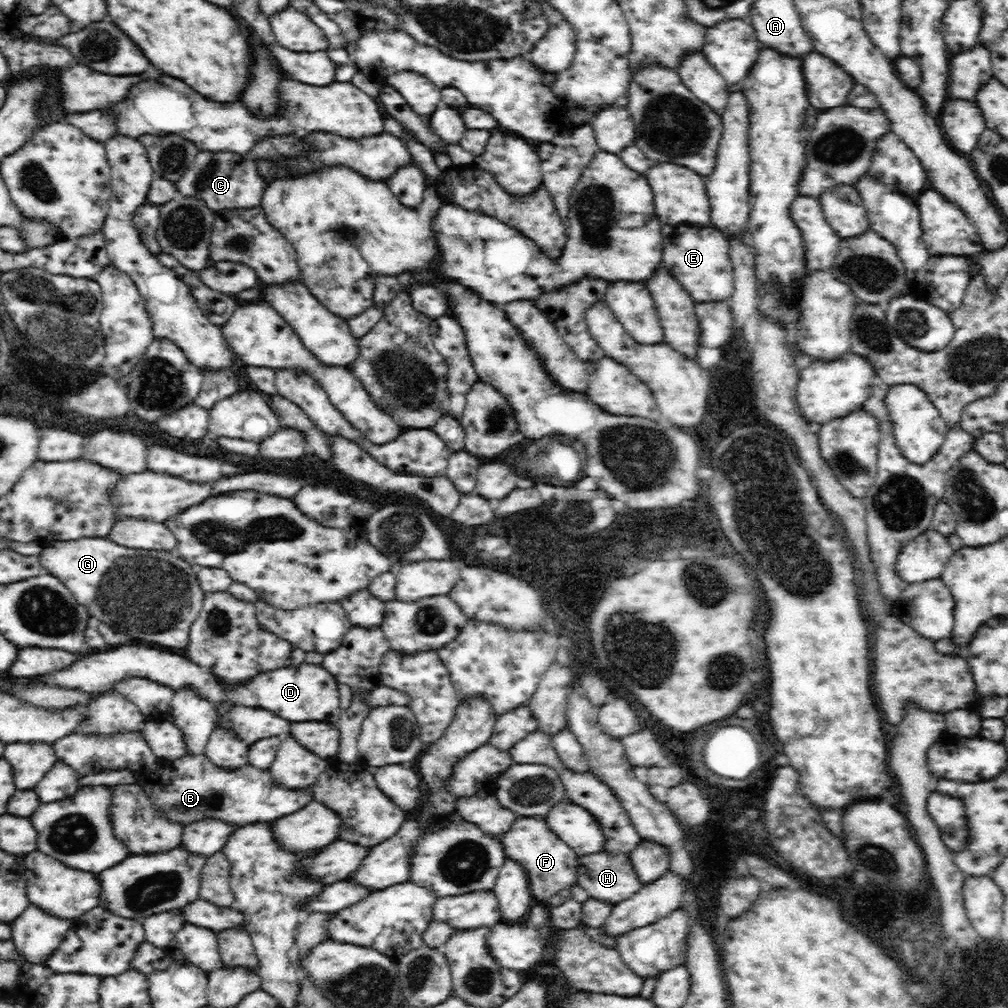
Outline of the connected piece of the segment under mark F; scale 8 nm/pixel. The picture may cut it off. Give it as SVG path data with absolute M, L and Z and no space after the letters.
M516 817L506 832L498 836L508 858L524 868L529 880L529 891L535 902L546 901L558 890L568 889L576 880L576 856L558 835L548 830L548 823L537 817Z

